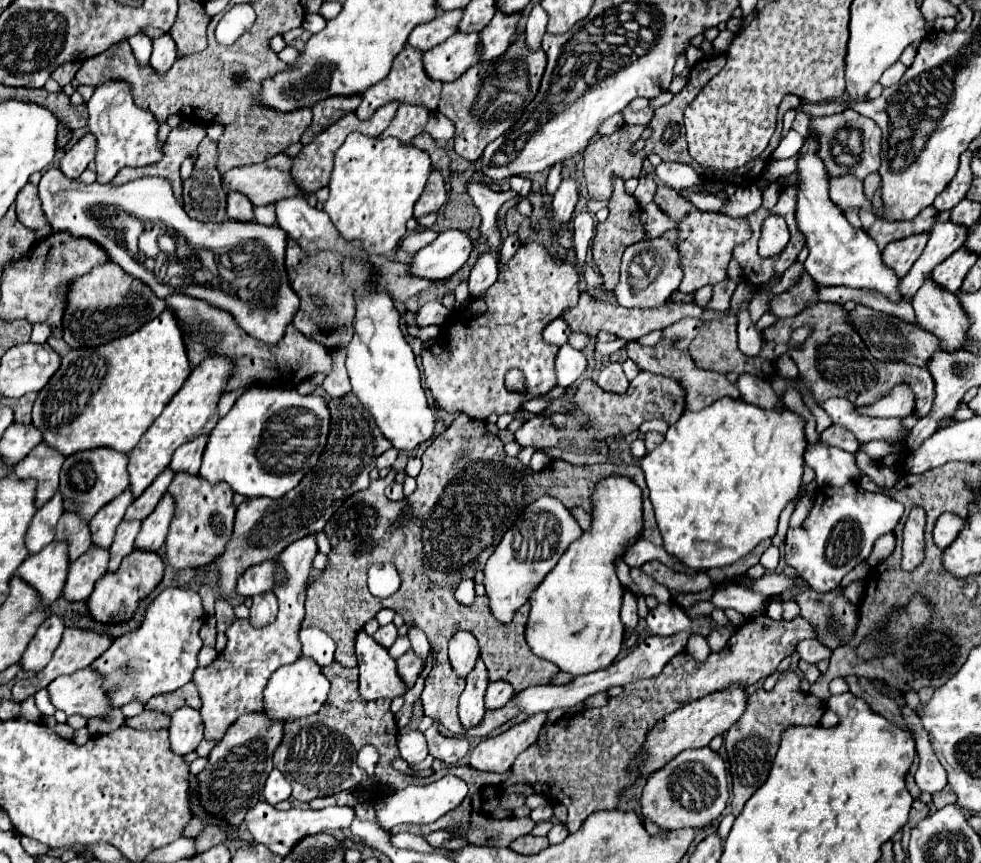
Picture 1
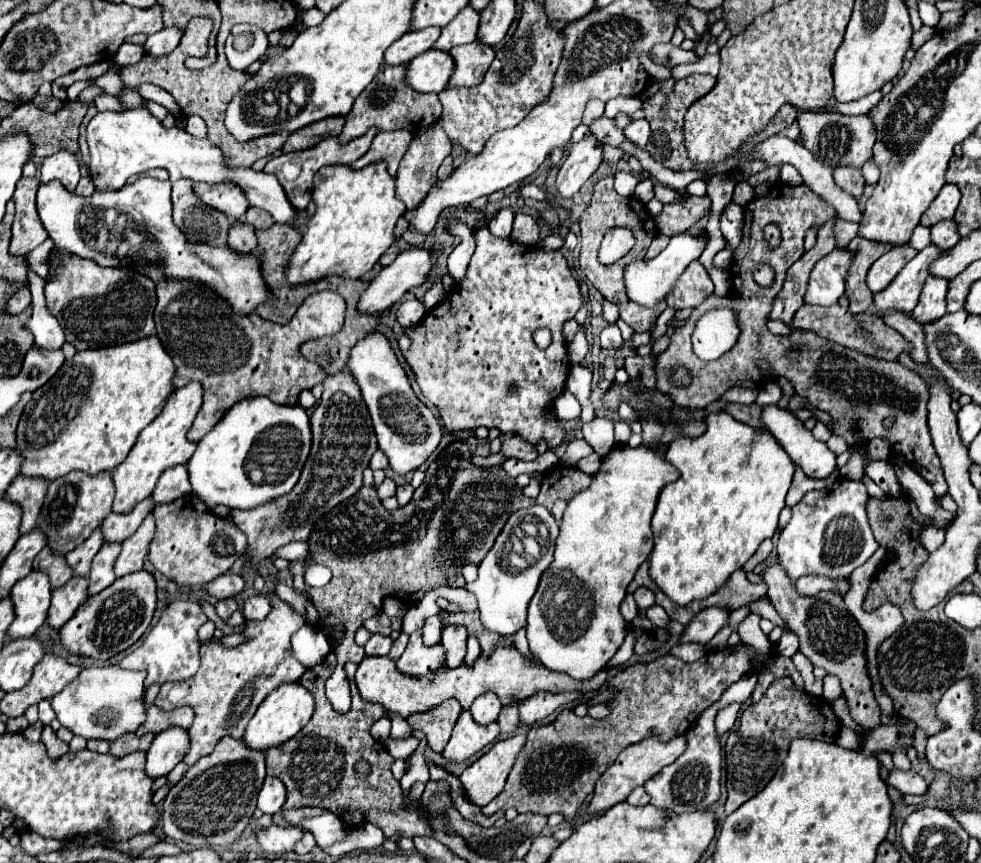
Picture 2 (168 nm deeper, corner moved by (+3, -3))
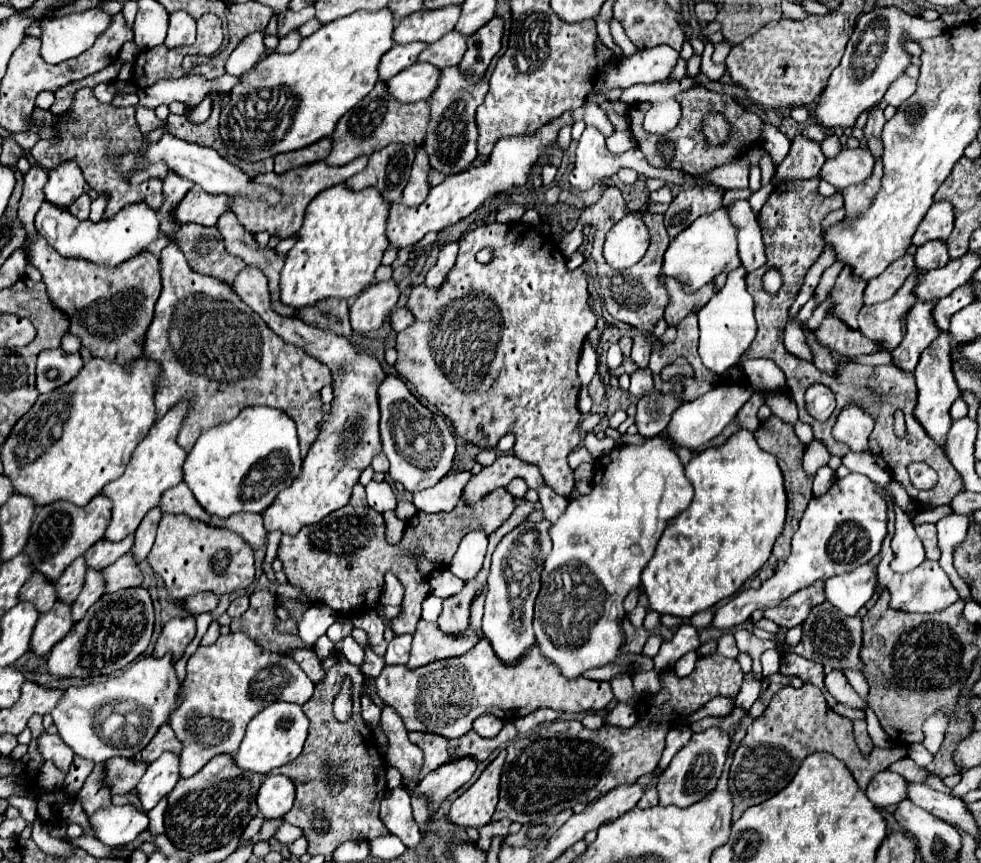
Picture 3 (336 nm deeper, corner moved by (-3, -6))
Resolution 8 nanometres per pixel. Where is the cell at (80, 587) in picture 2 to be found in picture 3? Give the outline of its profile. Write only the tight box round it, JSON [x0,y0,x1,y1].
[29,602,73,656]

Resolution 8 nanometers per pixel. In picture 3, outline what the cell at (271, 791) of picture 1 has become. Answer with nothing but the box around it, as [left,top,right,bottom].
[257,776,295,818]

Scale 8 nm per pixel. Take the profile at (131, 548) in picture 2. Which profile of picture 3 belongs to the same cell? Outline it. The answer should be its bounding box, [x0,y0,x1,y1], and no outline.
[103,554,143,594]

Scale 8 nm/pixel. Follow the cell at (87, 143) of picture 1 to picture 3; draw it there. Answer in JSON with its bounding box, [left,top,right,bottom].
[43,162,85,208]

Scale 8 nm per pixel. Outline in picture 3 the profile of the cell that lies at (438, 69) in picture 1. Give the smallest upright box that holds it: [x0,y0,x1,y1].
[385,62,441,104]

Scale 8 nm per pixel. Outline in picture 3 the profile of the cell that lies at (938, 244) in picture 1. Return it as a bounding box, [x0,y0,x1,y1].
[857,272,915,352]

